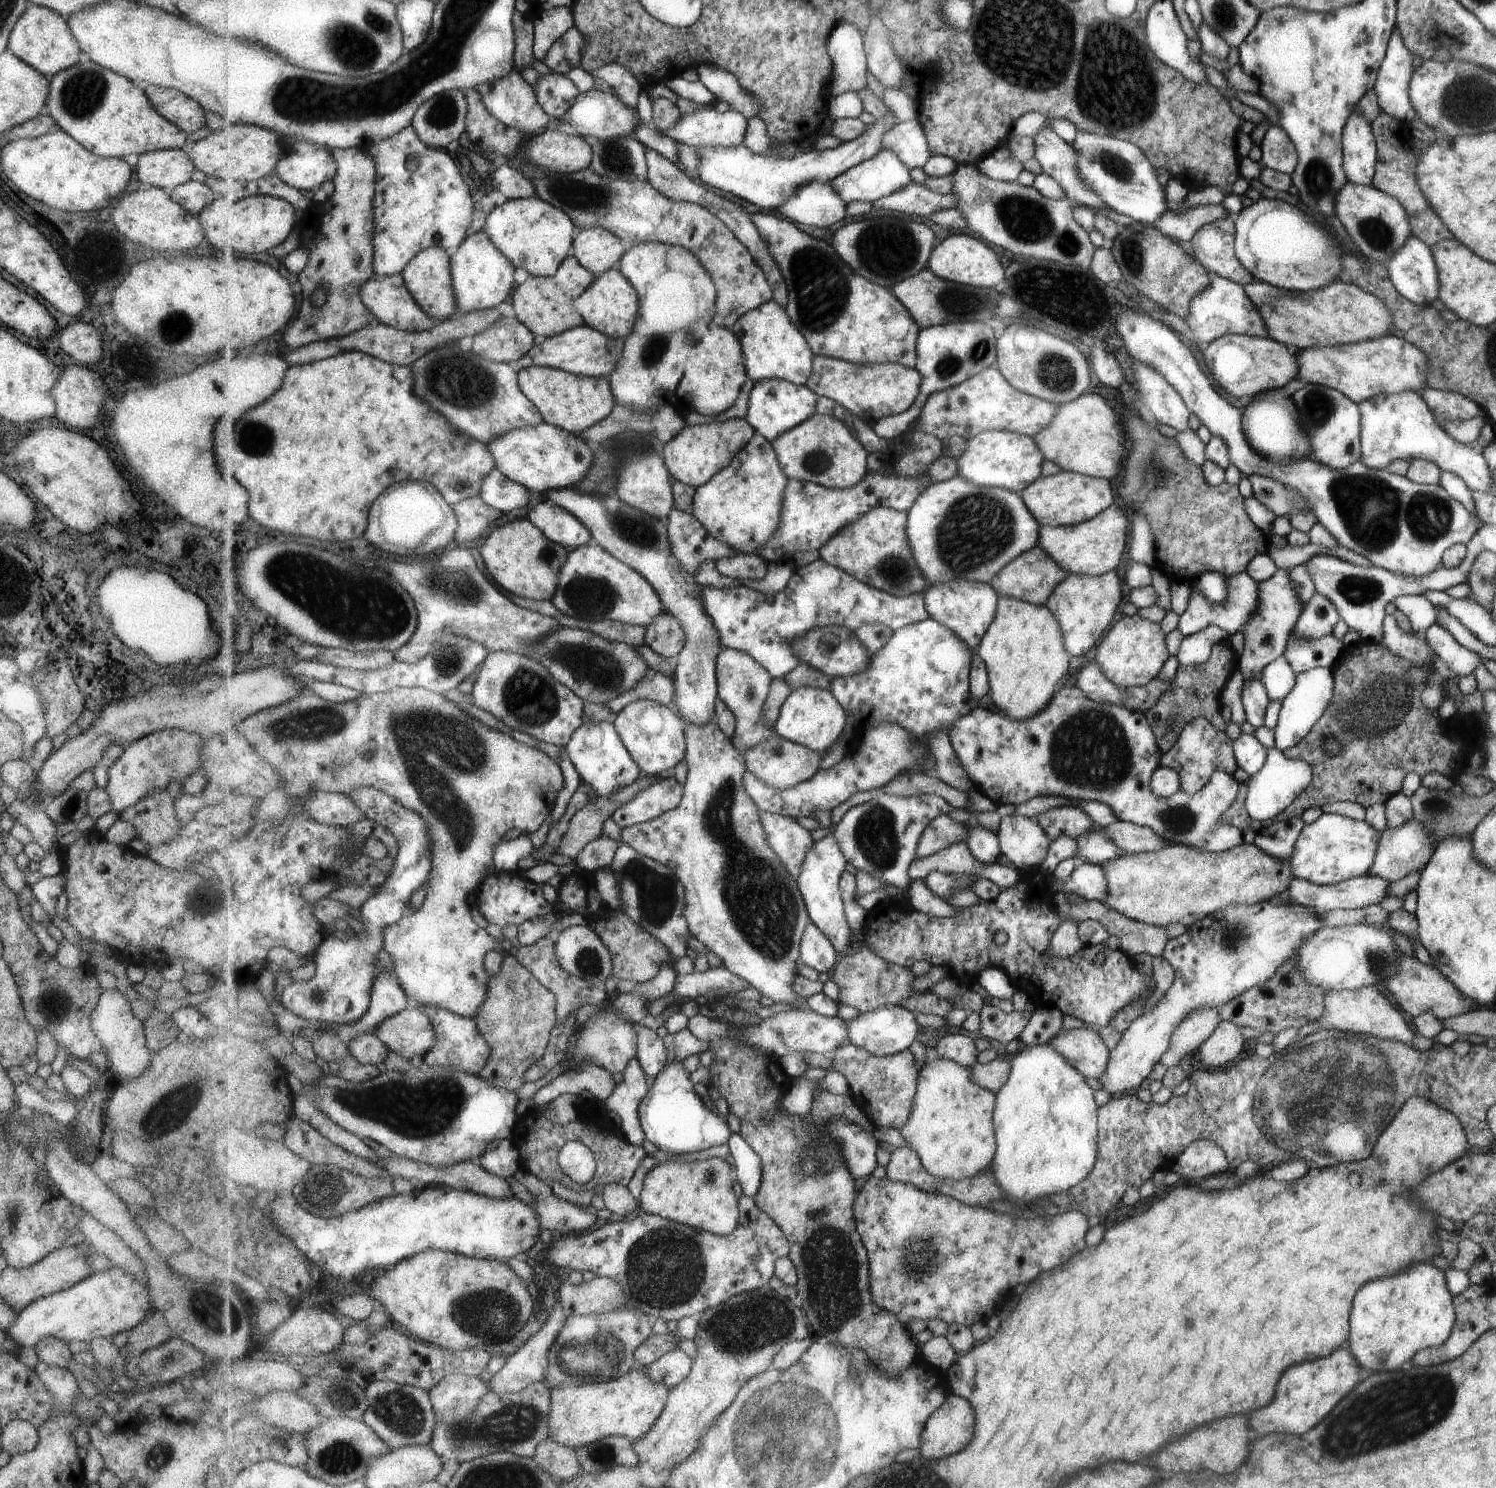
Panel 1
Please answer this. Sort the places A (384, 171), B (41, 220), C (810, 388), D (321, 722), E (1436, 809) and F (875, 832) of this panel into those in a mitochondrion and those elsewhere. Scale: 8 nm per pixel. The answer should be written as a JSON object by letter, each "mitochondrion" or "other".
{"A":"other","B":"other","C":"other","D":"mitochondrion","E":"mitochondrion","F":"mitochondrion"}

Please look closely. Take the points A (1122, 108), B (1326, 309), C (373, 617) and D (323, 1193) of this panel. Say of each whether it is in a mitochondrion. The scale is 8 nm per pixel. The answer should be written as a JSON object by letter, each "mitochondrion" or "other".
{"A":"mitochondrion","B":"other","C":"mitochondrion","D":"mitochondrion"}

